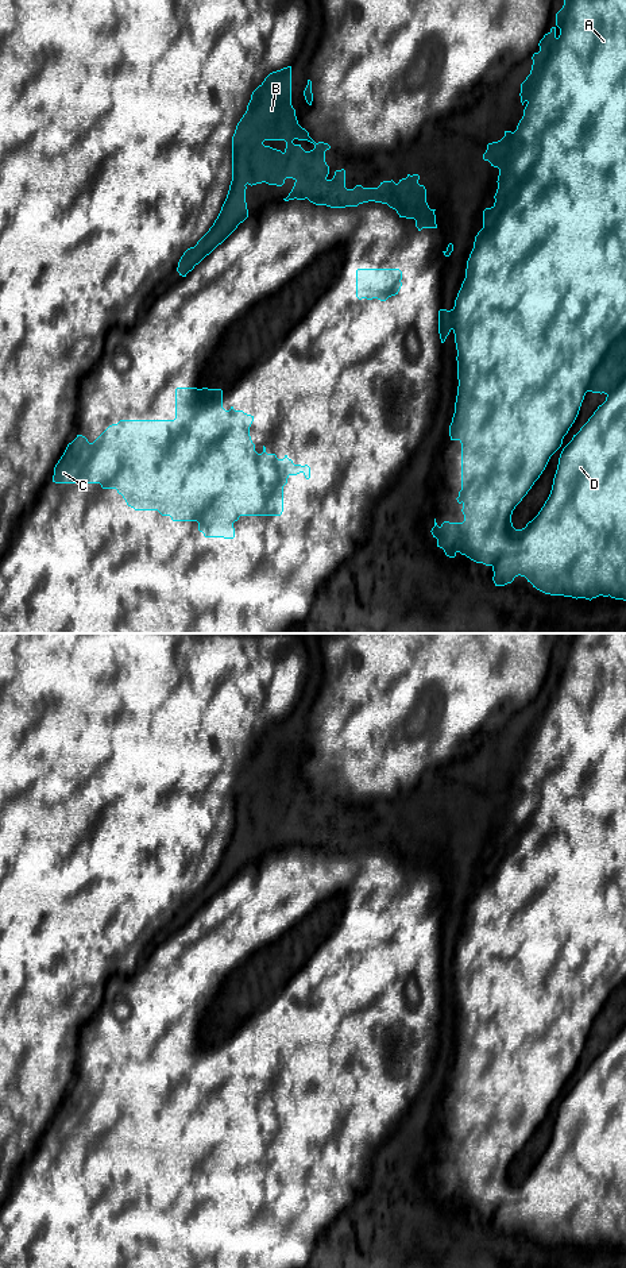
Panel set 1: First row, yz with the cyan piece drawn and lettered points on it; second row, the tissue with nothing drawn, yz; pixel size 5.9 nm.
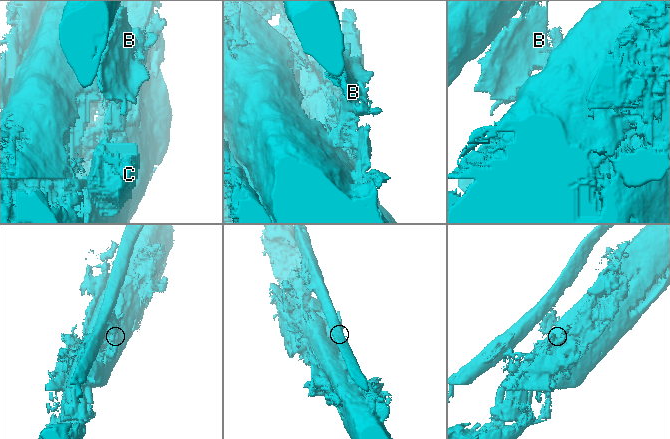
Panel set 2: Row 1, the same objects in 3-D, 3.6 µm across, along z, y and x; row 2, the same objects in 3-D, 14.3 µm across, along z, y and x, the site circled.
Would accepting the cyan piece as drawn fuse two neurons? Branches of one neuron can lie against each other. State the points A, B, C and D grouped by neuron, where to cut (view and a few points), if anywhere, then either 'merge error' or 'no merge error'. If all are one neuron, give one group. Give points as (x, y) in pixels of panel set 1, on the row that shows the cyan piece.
A C D / B | yz (325, 178), (315, 178), (308, 187), (306, 197) | merge error

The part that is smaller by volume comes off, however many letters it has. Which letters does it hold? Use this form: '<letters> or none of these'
B

